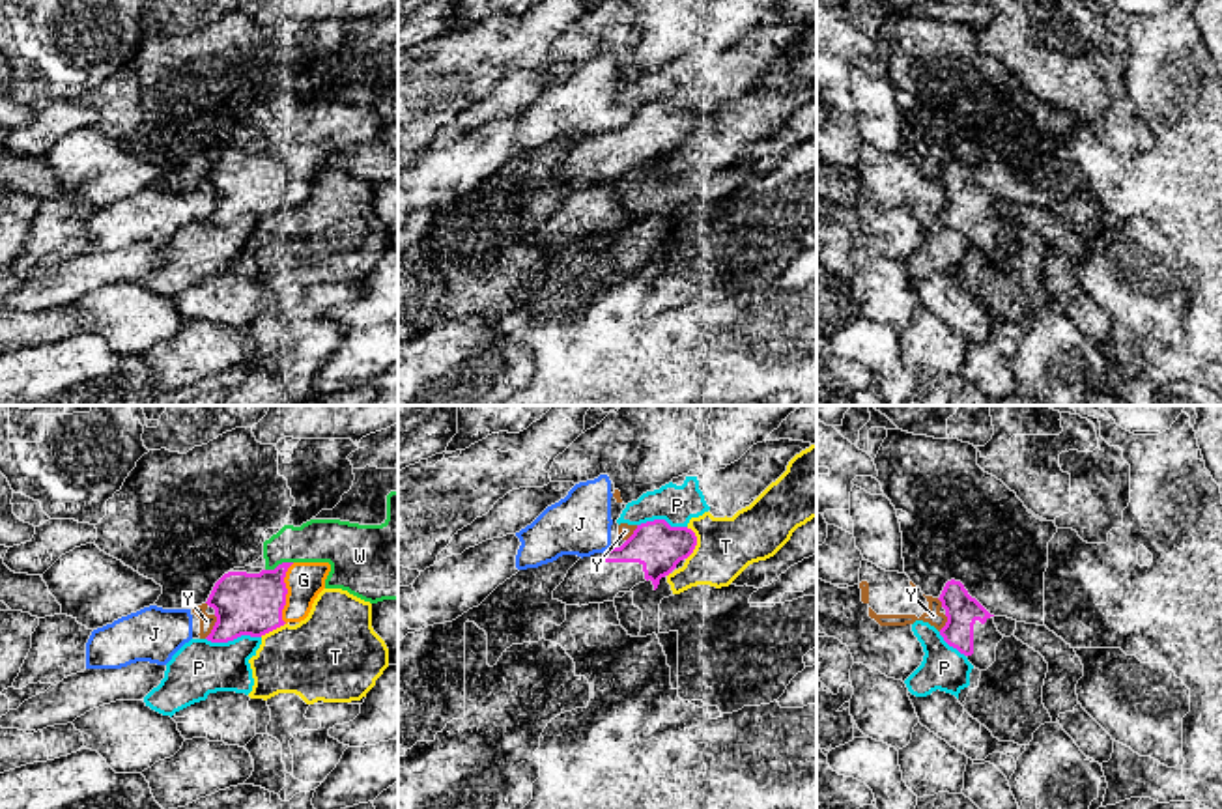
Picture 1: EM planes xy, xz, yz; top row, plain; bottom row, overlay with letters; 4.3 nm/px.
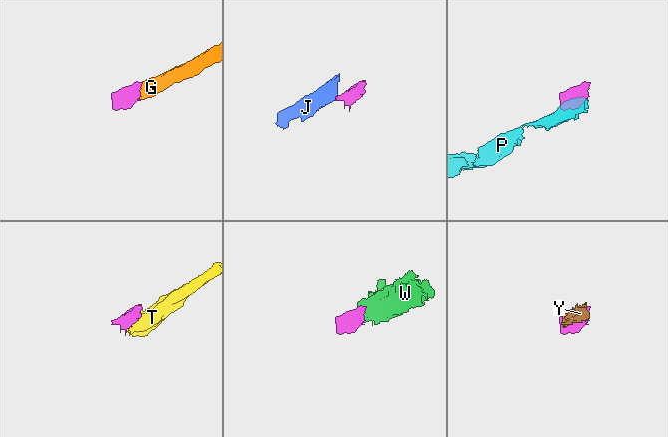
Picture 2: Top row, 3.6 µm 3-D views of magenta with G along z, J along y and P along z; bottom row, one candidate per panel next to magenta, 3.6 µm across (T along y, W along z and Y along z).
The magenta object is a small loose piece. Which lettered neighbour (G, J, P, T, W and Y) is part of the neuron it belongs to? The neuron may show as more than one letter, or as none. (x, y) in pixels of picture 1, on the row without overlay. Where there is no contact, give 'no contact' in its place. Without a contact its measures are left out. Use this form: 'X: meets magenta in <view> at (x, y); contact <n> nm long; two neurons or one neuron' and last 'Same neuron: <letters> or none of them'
G: meets magenta in xy at (286, 174); contact 260 nm long; one neuron
J: meets magenta in xz at (608, 131); contact 50 nm long; two neurons
P: meets magenta in xy at (232, 221); contact 240 nm long; two neurons
T: meets magenta in xz at (696, 126); contact 140 nm long; two neurons
W: meets magenta in xy at (279, 146); contact 130 nm long; two neurons
Y: meets magenta in xy at (213, 208); contact 120 nm long; two neurons
Same neuron: G

